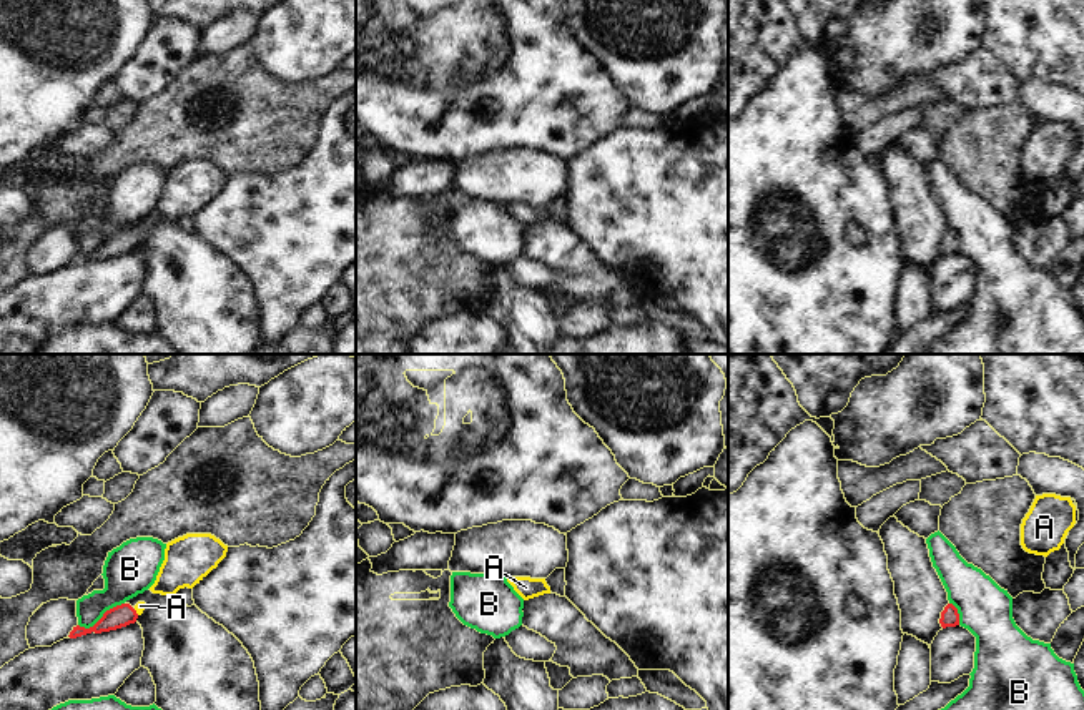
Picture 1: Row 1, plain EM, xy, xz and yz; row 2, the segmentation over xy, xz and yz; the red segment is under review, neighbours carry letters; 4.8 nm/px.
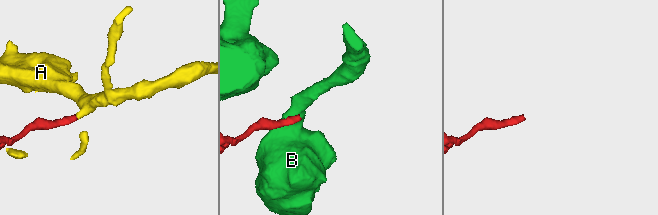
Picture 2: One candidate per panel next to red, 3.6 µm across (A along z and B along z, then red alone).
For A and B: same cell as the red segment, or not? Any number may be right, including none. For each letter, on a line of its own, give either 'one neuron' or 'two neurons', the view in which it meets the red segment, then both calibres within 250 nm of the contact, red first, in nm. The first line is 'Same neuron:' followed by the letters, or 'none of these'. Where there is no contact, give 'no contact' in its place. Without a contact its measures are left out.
Same neuron: A
A: one neuron; meets red in xy; 110 nm thick on the red side, 50 nm on the other
B: two neurons; meets red in xy; 110 nm thick on the red side, 240 nm on the other

